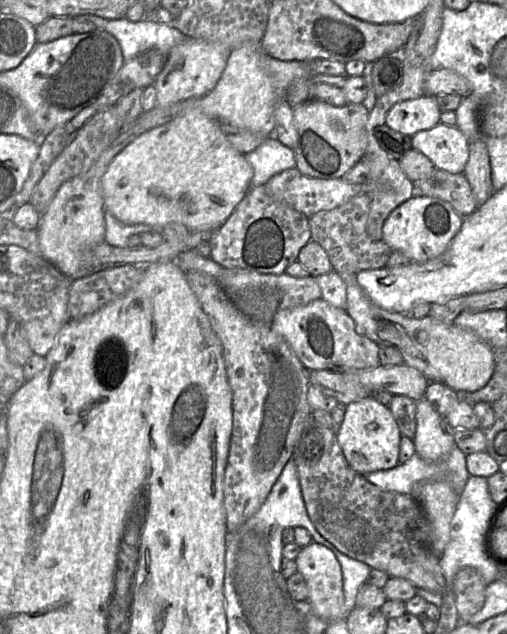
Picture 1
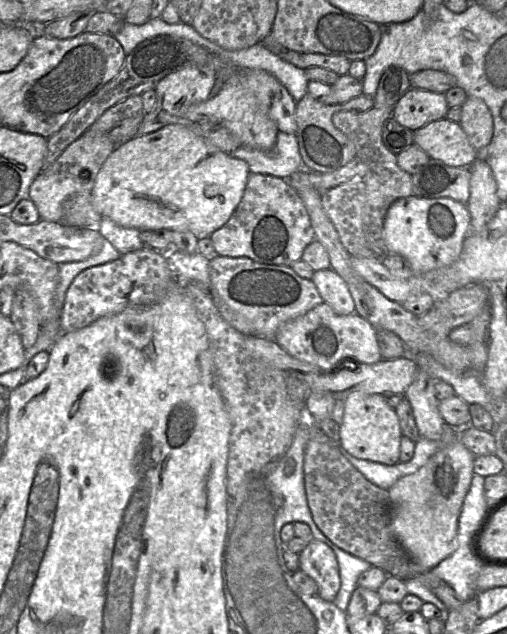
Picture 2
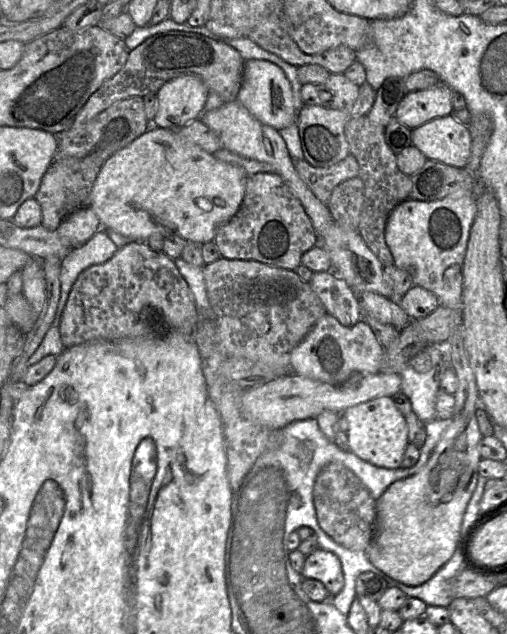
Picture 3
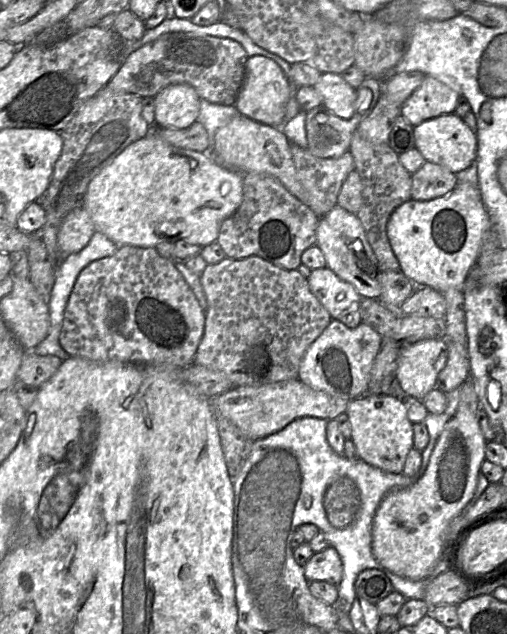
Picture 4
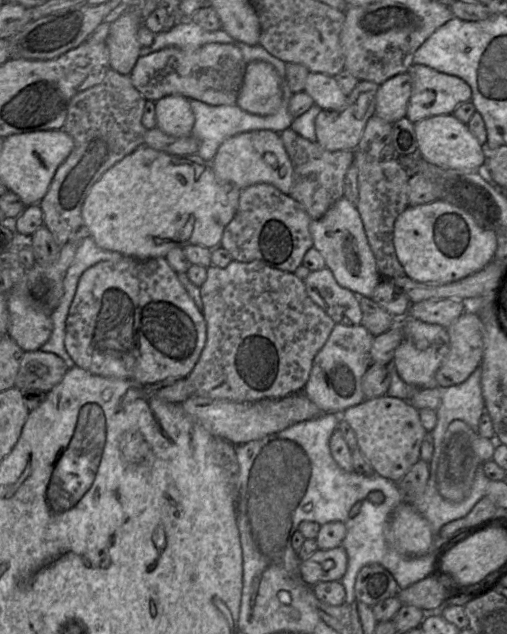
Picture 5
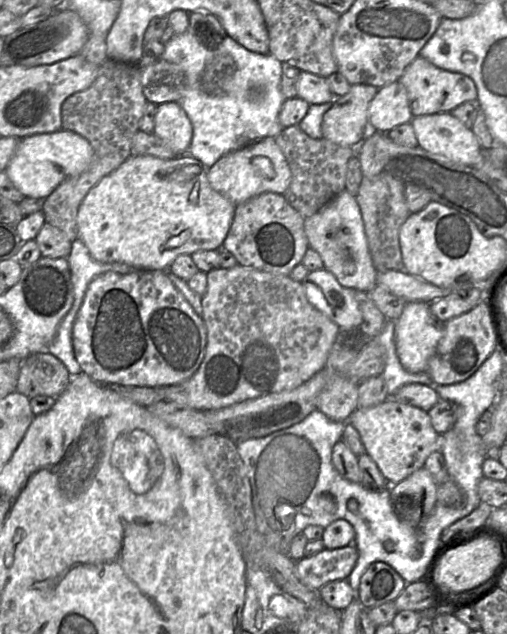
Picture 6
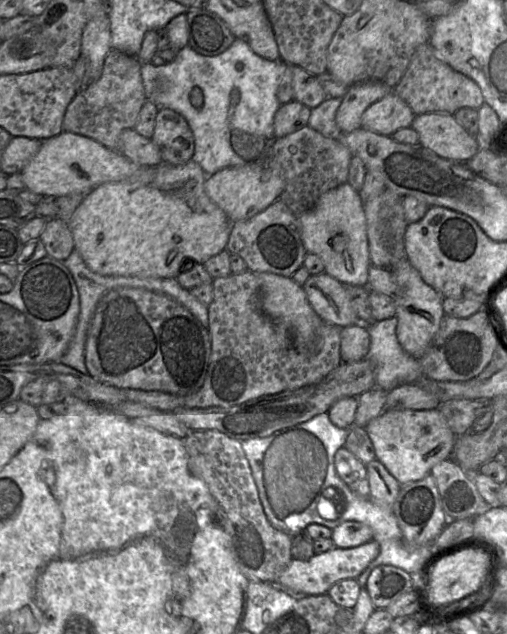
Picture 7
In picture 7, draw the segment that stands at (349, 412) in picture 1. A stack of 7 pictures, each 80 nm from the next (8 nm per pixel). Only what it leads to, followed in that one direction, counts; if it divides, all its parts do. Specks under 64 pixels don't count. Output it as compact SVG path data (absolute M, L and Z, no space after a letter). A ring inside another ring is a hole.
M386 410L372 419L365 430L373 444L376 459L403 485L423 479L439 462L452 456L457 436L438 410Z

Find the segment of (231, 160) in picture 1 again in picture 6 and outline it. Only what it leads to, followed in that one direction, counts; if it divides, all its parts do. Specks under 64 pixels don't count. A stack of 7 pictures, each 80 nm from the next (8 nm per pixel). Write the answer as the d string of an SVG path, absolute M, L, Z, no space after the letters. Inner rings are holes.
M190 154L178 155L171 159L161 159L151 155L131 155L118 168L93 186L81 202L77 213L78 238L88 248L93 259L103 263L123 263L139 270L168 270L178 255L191 255L198 250L219 251L231 226L236 205L211 187L207 172L208 167Z

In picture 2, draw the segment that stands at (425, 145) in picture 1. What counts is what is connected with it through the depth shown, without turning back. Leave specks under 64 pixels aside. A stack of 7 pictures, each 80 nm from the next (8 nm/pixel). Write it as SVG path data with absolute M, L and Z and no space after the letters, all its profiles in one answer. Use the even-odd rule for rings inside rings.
M447 118L414 131L413 141L431 159L452 167L468 168L478 157L460 123Z

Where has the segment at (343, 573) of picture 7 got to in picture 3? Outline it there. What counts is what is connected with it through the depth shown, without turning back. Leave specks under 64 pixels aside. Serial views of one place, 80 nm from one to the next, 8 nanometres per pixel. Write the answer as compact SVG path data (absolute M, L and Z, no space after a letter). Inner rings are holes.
M319 548L306 557L303 570L304 578L312 578L320 581L331 596L337 595L344 586L344 575L340 559L331 551Z

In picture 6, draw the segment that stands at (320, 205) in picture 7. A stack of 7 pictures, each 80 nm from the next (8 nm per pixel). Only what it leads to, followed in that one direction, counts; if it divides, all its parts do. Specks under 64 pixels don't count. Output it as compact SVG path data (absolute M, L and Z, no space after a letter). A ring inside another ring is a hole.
M343 190L324 208L304 220L309 247L321 257L324 268L344 287L370 292L376 286L377 270L368 248L364 223L356 196Z

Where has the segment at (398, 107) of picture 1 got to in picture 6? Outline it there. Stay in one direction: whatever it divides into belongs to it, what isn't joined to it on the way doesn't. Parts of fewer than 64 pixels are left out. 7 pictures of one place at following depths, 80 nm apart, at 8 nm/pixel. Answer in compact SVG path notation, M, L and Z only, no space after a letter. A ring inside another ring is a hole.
M417 56L405 69L399 81L405 86L411 112L414 117L451 113L465 102L477 102L478 90L475 82L464 74L439 68L422 56Z

